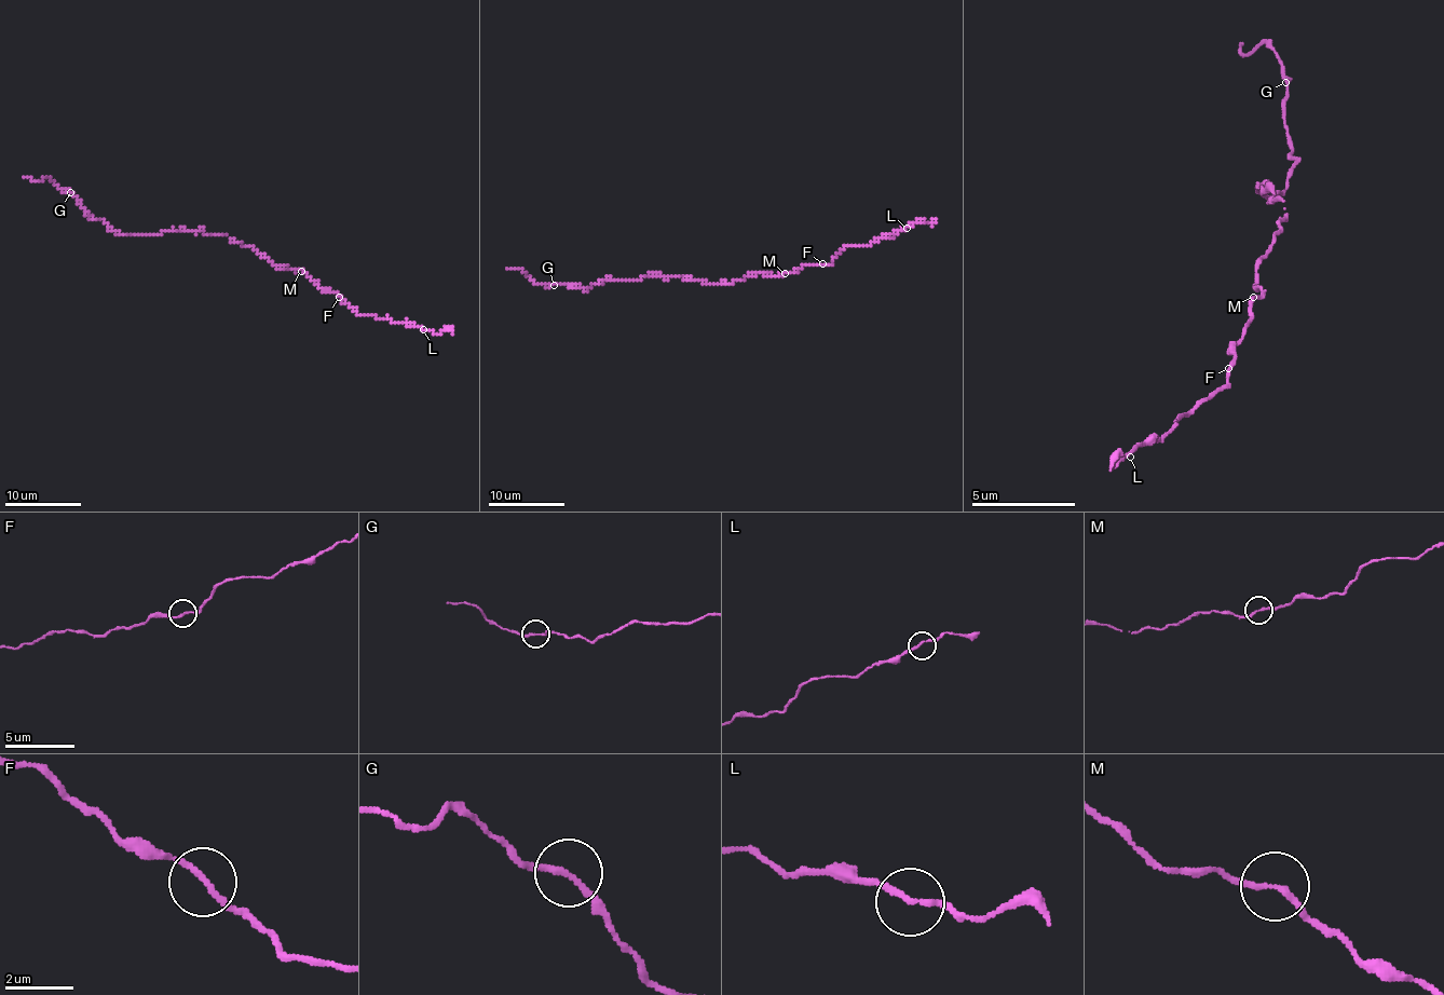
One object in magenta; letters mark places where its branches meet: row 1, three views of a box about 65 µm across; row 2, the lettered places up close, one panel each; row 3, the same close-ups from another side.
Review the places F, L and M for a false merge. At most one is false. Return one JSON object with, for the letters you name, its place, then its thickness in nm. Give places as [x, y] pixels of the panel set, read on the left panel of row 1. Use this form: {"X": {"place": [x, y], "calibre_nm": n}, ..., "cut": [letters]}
{"cut": []}

